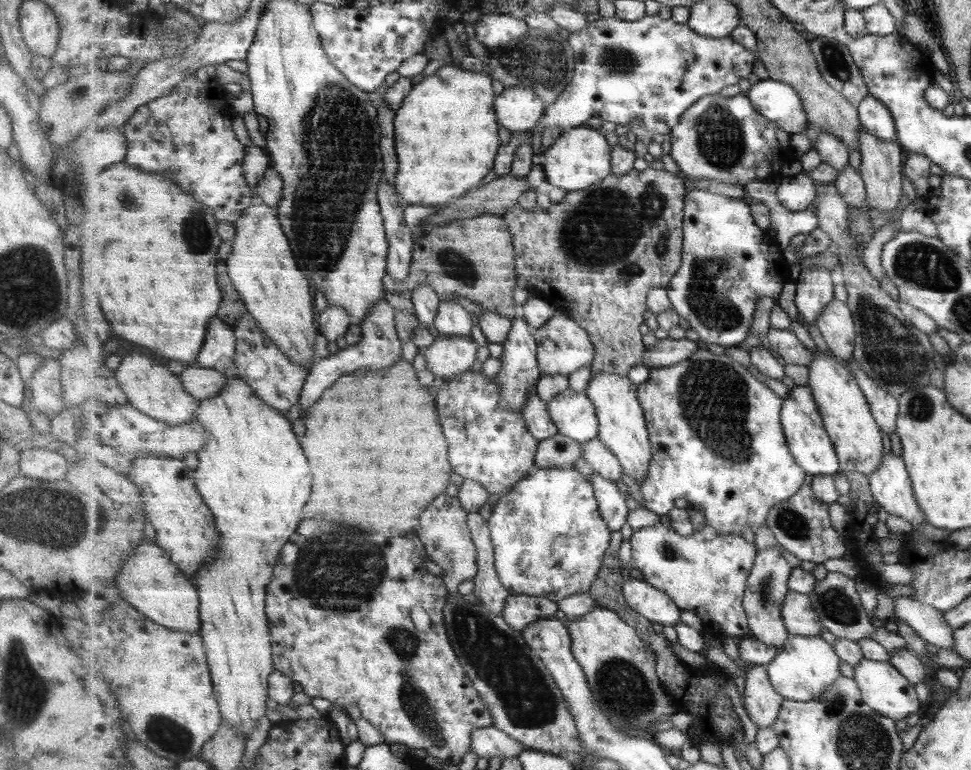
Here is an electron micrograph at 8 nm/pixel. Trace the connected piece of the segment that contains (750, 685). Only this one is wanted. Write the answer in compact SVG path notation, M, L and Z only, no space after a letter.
M767 665L749 667L744 686L744 706L751 721L759 729L773 728L786 698L775 690Z

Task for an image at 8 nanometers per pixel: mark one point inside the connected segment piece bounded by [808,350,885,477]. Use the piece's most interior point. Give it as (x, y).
(858, 438)

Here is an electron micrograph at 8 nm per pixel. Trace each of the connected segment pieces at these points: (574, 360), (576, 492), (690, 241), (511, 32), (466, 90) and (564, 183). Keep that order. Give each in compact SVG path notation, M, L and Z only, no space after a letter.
M558 309L554 317L536 332L538 340L538 361L543 375L555 376L564 374L569 376L585 366L592 366L596 350L590 334L579 326L564 310Z
M574 466L571 468L535 468L527 478L524 478L519 484L515 485L511 491L500 497L491 510L489 521L490 531L492 532L492 543L496 552L496 569L500 582L509 590L510 595L523 594L533 597L544 597L550 598L553 602L563 601L563 599L575 594L590 593L593 583L597 581L598 574L602 569L613 534L610 526L602 517L594 484L591 482L591 479L585 479Z
M693 189L686 194L684 210L684 261L668 286L674 309L685 318L691 329L705 343L719 346L743 344L751 332L757 302L765 296L779 298L783 286L795 280L795 268L786 262L784 250L768 230L760 227L751 216L751 208L740 199Z
M481 14L475 23L475 37L487 51L505 46L530 31L526 20L506 14Z
M456 63L446 64L440 67L433 75L423 78L423 80L417 83L410 94L405 98L403 107L396 113L394 126L398 132L397 137L397 154L399 157L399 166L401 170L397 173L396 180L396 192L399 194L403 202L408 204L417 204L423 206L439 206L441 204L451 204L451 202L461 196L465 196L467 190L472 190L475 186L481 185L483 180L492 174L495 170L495 160L499 149L502 147L501 140L499 140L499 120L495 112L495 102L498 95L493 92L493 82L491 82L491 76L485 72L477 72L466 70L458 67Z
M588 126L564 132L557 143L545 153L543 169L548 183L568 192L585 190L612 175L612 147L599 130Z

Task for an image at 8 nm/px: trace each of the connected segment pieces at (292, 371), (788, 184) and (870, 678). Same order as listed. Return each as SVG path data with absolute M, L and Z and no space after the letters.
M246 312L238 324L233 326L237 337L236 372L239 379L247 382L253 388L254 393L269 406L281 414L286 414L295 406L300 404L303 389L307 382L309 370L304 366L293 362L279 348L277 342L265 334L260 324Z
M802 170L795 176L781 177L777 197L794 212L803 212L814 204L818 196L818 186L813 178Z
M863 658L854 669L863 700L877 714L897 722L917 711L920 704L917 704L913 685L890 662Z

